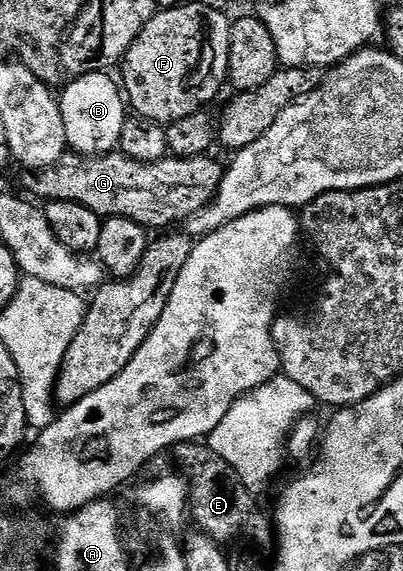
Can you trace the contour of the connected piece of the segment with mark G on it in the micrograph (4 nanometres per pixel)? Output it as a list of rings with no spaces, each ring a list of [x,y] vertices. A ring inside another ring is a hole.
[[[65,153],[52,167],[25,174],[28,176],[24,179],[24,187],[29,196],[37,195],[32,197],[40,201],[74,201],[86,205],[86,209],[104,219],[126,217],[145,229],[168,229],[171,223],[183,224],[218,193],[225,168],[219,167],[212,158],[211,154],[206,154],[189,159],[165,157],[153,163],[143,163],[123,153]]]

